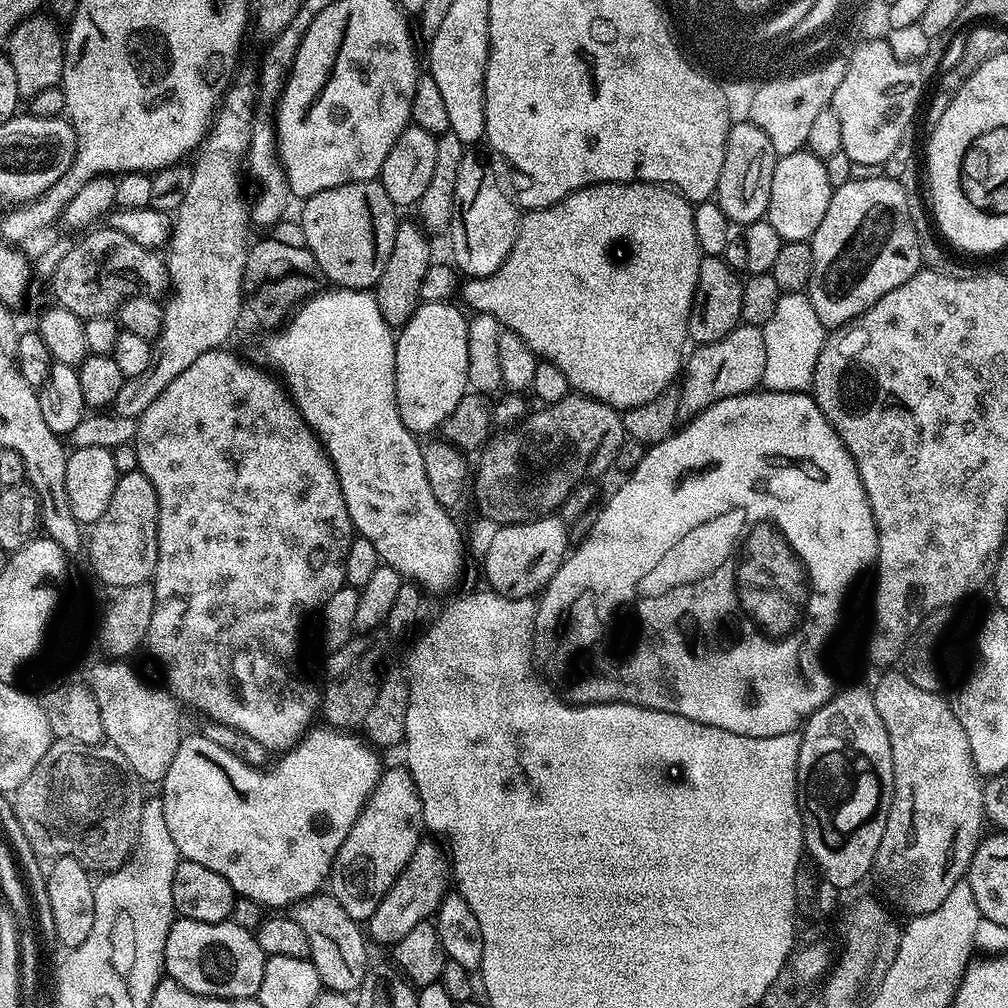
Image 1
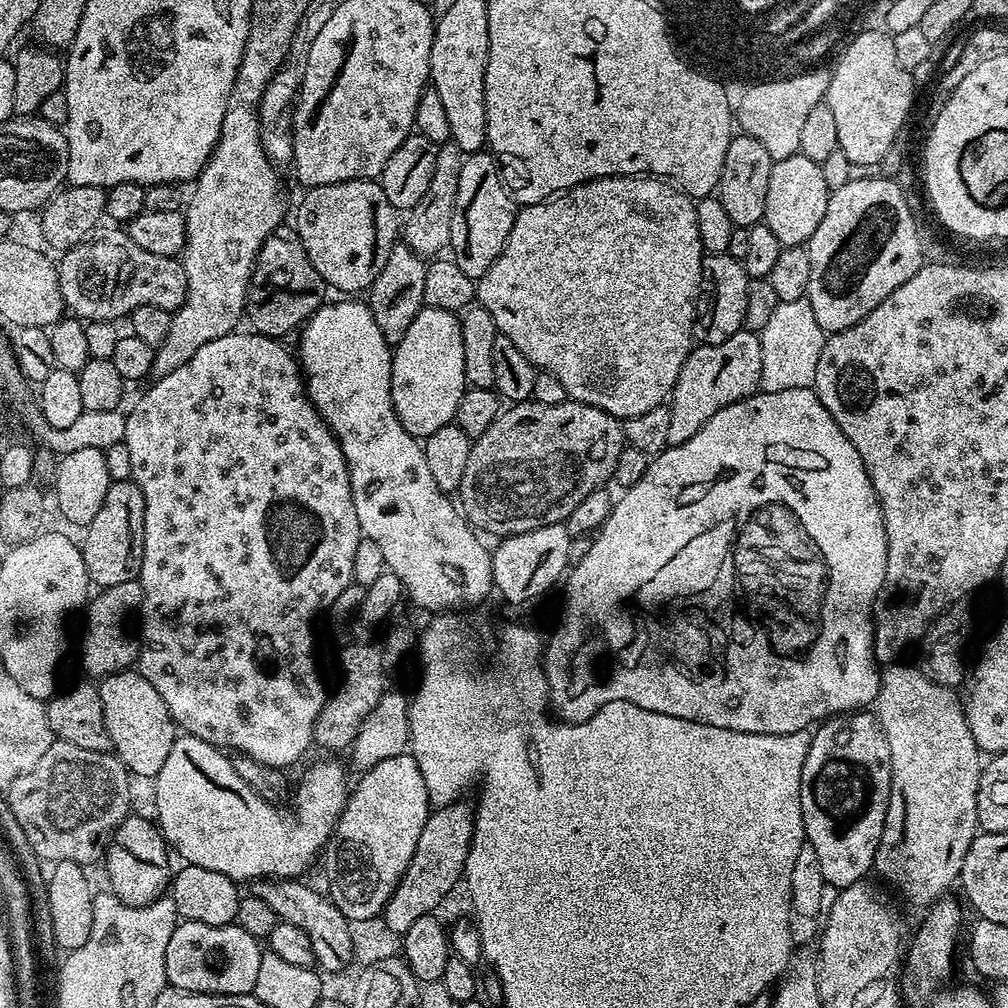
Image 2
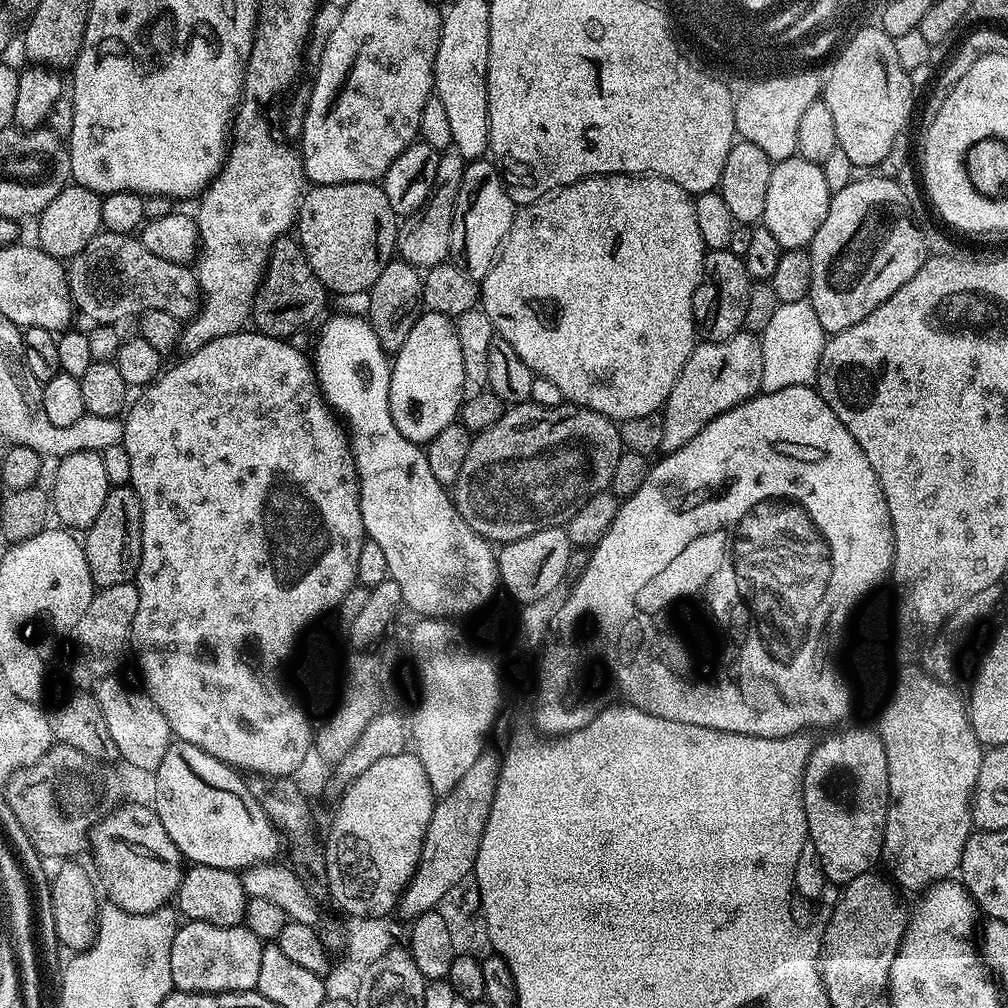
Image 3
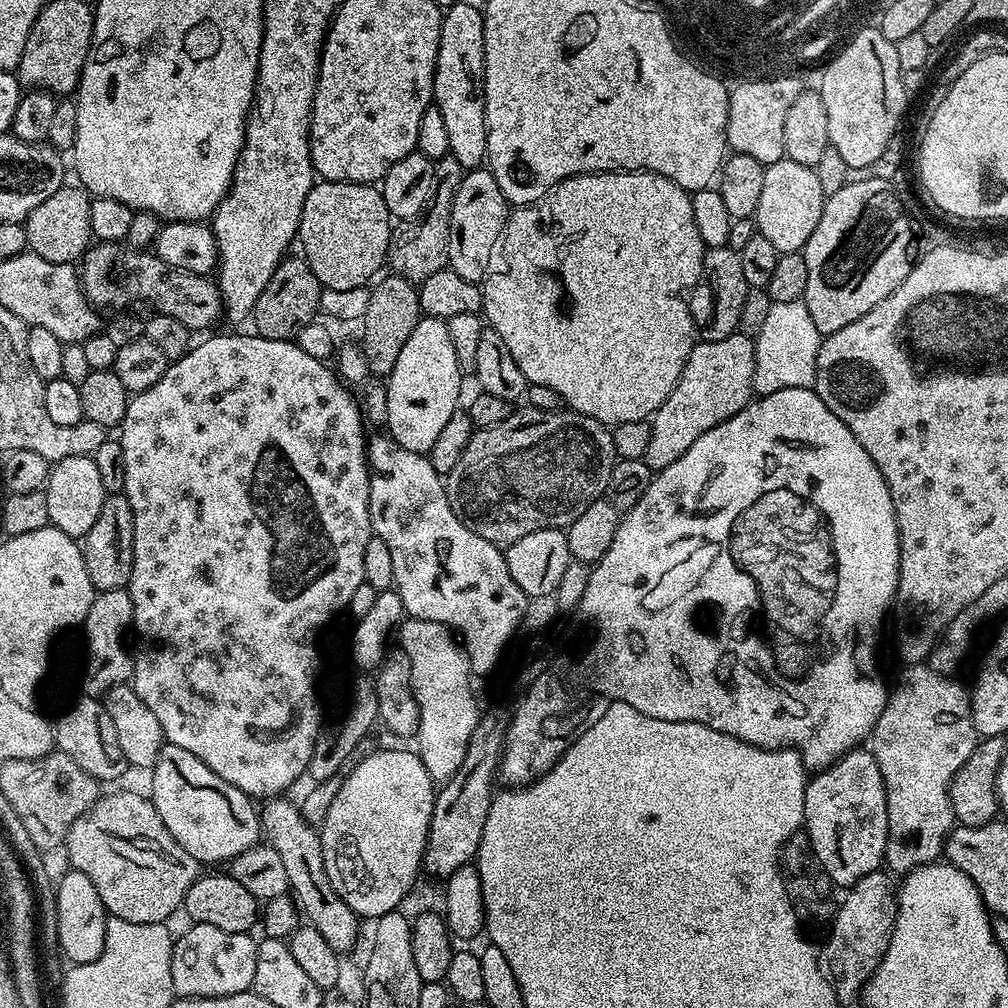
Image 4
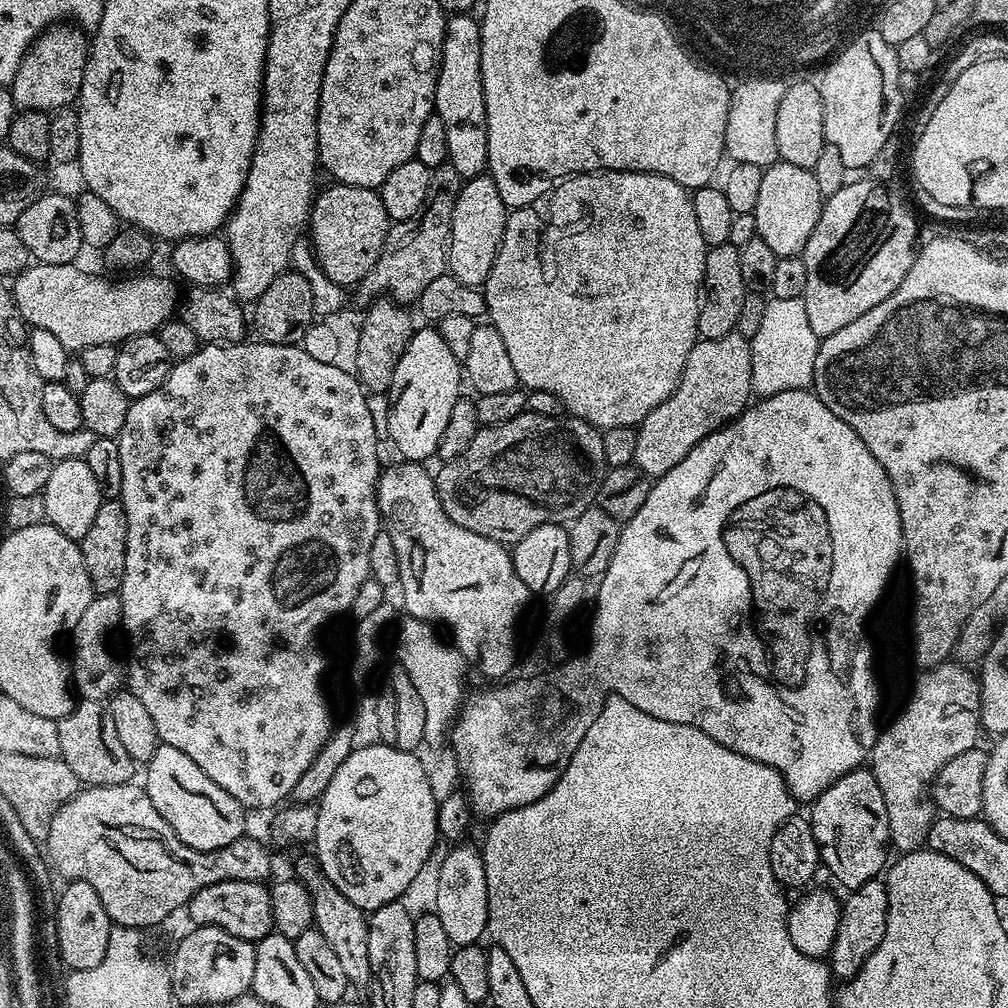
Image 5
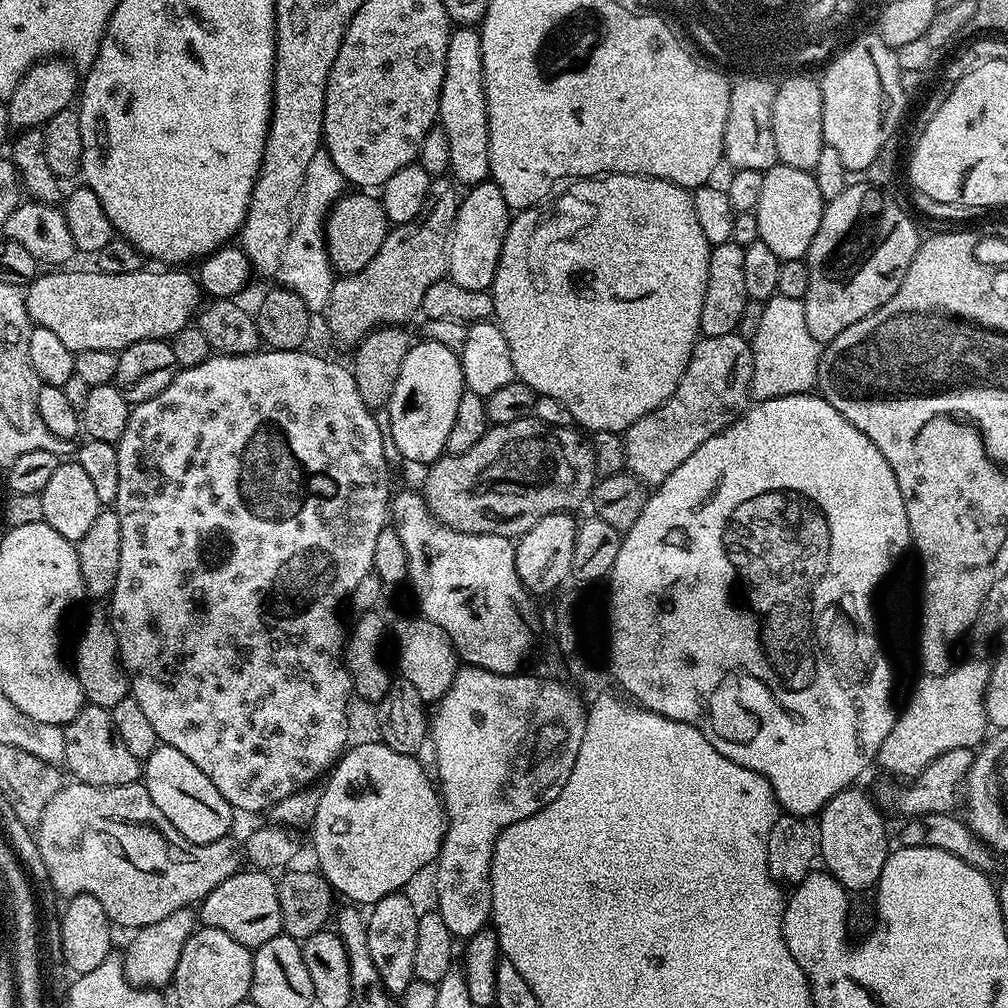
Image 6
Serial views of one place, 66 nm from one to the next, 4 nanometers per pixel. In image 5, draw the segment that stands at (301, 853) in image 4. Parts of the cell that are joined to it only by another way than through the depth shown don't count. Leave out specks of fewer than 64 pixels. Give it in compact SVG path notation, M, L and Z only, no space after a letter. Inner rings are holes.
M308 858L308 860L298 861L296 872L295 875L304 884L312 899L312 924L316 931L322 934L322 938L328 943L330 950L334 950L334 954L338 954L338 962L342 962L342 974L346 974L349 985L353 989L369 987L372 984L372 971L370 970L370 946L368 945L368 916L361 908L354 906L354 902L350 902L350 898L346 898L346 894L342 894L342 890L338 890L334 886L334 882L330 882L330 878L326 878L326 874L320 869L315 859Z

